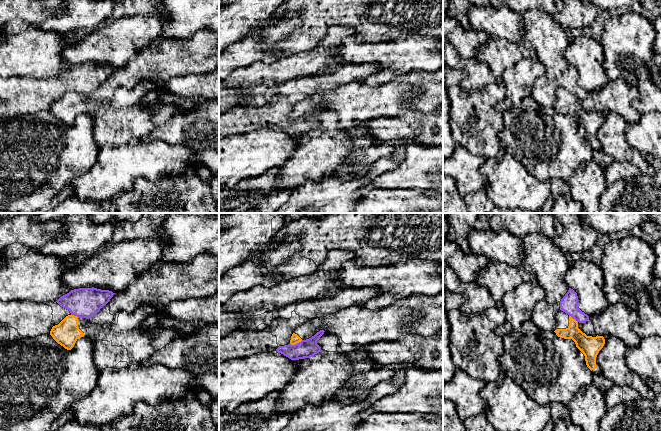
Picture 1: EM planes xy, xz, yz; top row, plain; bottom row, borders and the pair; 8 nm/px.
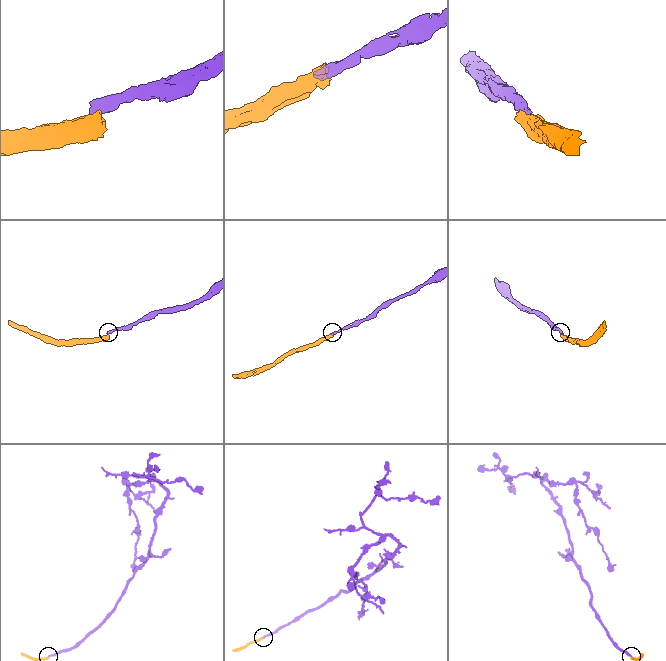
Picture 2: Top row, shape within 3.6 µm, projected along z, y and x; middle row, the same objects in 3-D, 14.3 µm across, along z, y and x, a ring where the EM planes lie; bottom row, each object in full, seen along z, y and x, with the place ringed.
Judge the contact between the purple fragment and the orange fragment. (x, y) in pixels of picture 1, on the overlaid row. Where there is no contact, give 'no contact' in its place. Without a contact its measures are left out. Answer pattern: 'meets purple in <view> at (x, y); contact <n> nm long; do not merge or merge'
meets purple in xz at (297, 343); contact 110 nm long; do not merge

